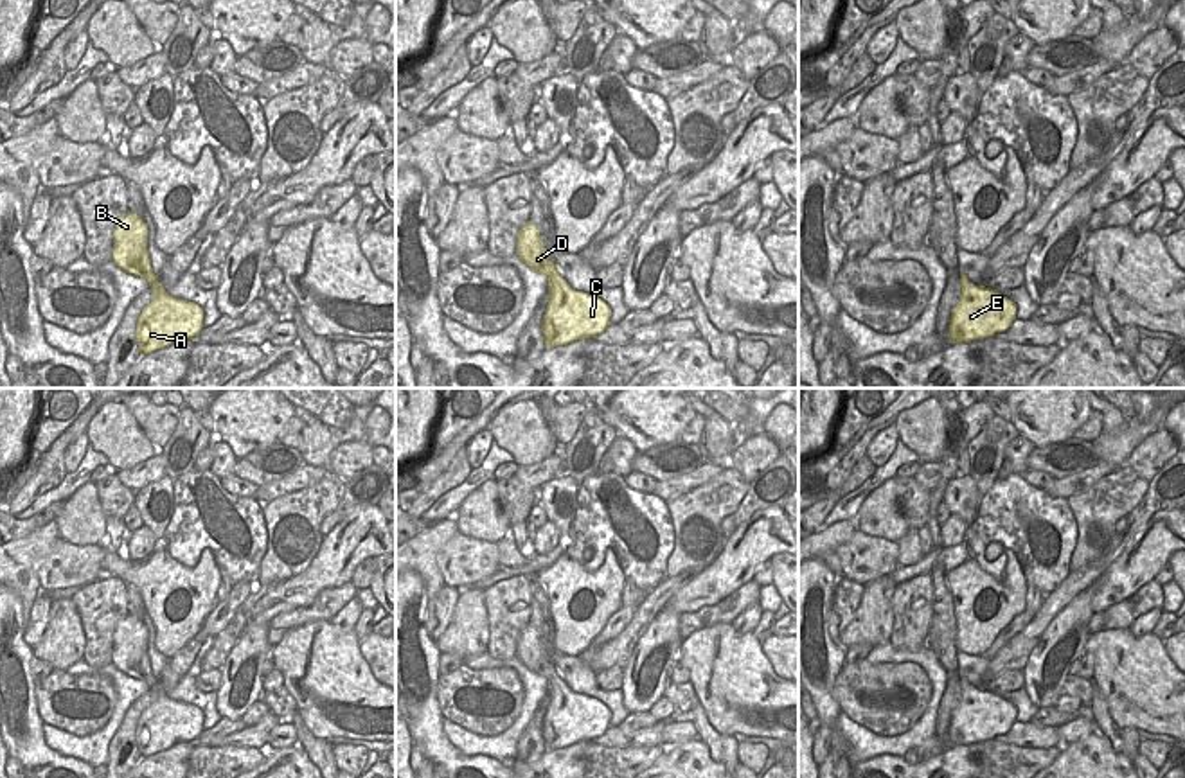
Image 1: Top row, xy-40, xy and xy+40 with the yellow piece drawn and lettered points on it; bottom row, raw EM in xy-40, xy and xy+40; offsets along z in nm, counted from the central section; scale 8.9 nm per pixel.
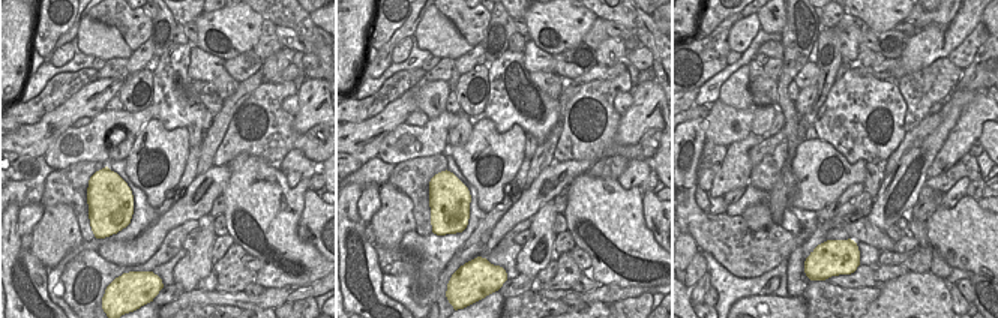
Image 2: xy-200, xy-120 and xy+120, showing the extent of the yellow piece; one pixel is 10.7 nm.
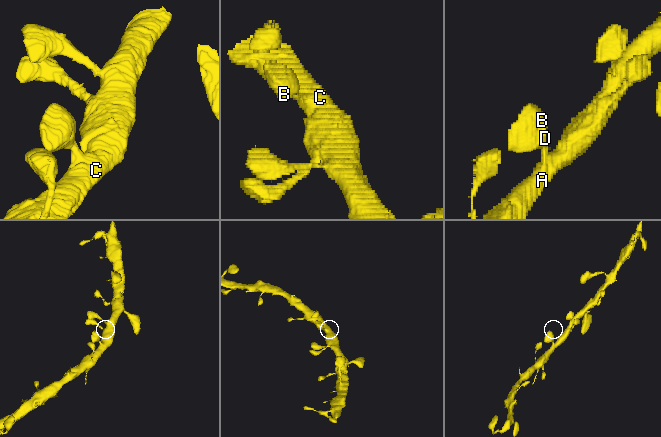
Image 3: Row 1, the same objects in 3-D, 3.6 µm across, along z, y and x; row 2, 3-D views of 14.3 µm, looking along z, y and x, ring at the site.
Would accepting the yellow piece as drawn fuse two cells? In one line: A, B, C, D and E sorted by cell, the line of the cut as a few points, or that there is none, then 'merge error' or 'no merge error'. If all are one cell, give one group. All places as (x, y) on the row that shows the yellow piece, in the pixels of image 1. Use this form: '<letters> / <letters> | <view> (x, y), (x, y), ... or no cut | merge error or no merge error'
A B C D E | no cut | no merge error

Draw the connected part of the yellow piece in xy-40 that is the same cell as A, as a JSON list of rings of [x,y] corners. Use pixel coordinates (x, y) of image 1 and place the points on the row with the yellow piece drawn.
[[[129,210],[115,221],[111,261],[126,273],[146,278],[155,291],[155,298],[142,309],[135,327],[142,356],[200,334],[203,309],[194,302],[171,296],[158,282],[147,252],[147,226]]]

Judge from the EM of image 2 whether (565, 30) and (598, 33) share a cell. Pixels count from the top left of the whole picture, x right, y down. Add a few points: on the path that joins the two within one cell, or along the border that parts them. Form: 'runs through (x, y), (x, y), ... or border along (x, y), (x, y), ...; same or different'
border along (598, 18), (583, 41); different

